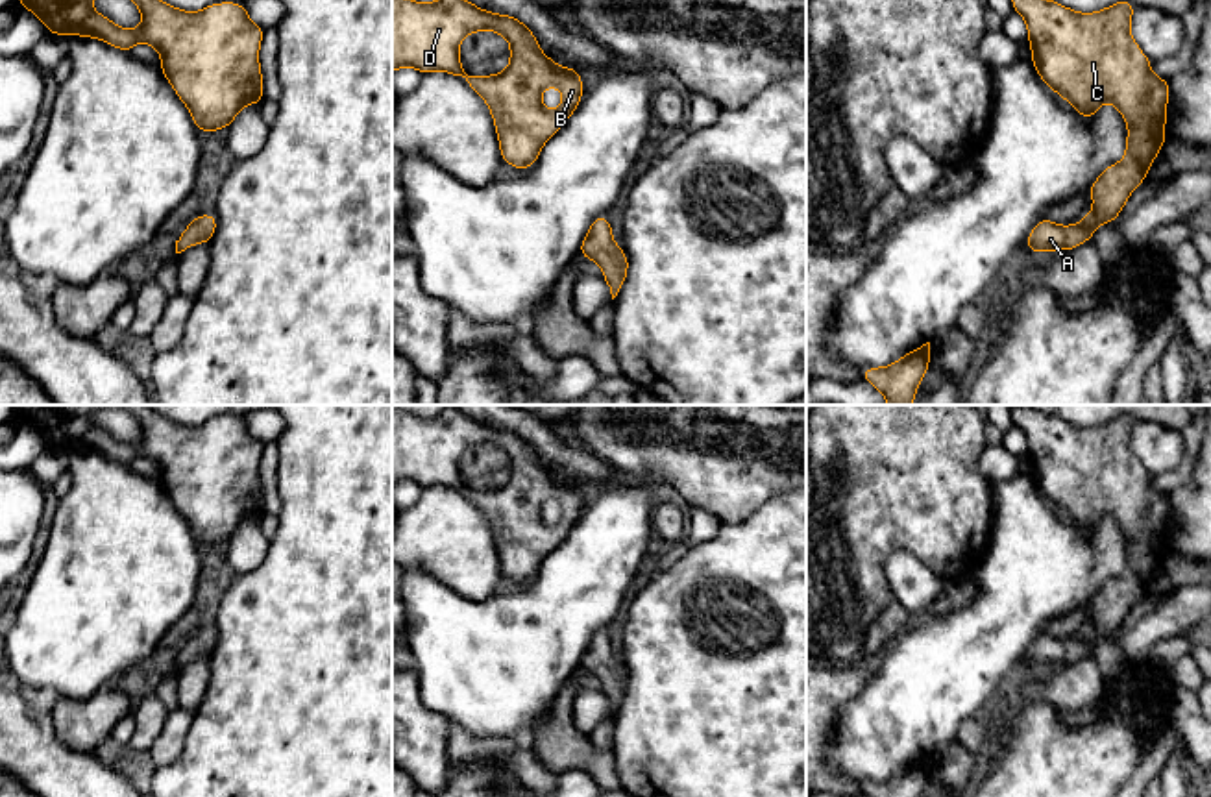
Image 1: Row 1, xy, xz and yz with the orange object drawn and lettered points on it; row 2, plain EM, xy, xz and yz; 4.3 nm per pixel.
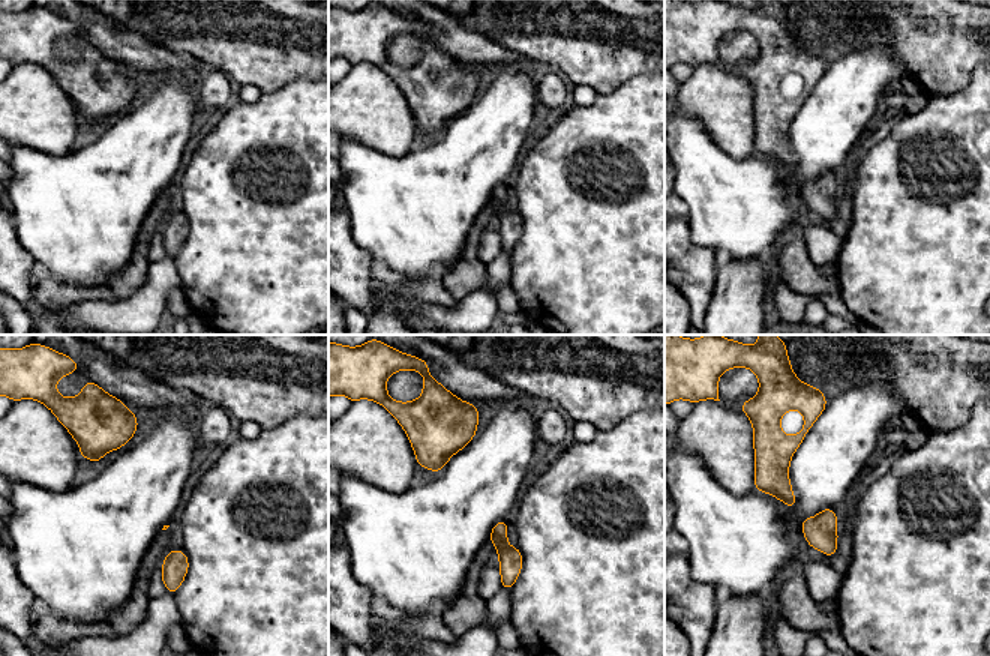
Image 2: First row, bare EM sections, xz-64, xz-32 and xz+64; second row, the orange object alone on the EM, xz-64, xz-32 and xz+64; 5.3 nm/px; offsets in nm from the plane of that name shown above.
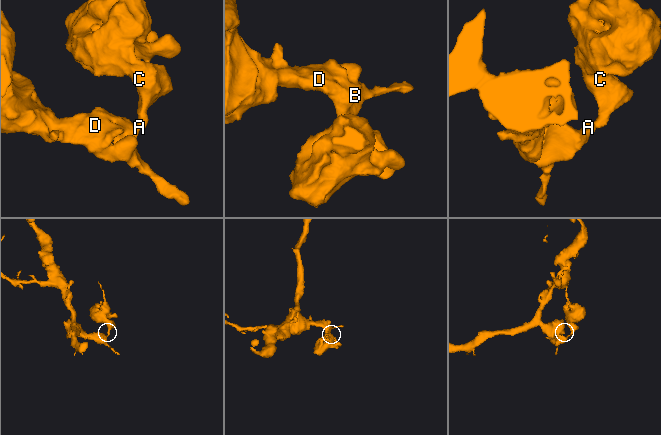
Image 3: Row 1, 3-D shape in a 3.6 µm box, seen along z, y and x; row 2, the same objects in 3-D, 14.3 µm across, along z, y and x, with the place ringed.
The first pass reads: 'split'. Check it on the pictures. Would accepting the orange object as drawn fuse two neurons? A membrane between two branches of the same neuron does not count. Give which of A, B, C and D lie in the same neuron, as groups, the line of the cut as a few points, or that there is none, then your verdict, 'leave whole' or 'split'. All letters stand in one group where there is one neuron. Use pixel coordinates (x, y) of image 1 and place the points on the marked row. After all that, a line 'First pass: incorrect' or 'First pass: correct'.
A B C D; no cut; leave whole
First pass: incorrect

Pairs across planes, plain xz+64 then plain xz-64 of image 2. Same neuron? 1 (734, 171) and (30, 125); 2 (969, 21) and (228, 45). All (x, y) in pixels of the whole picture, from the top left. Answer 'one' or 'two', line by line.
1: two
2: one

